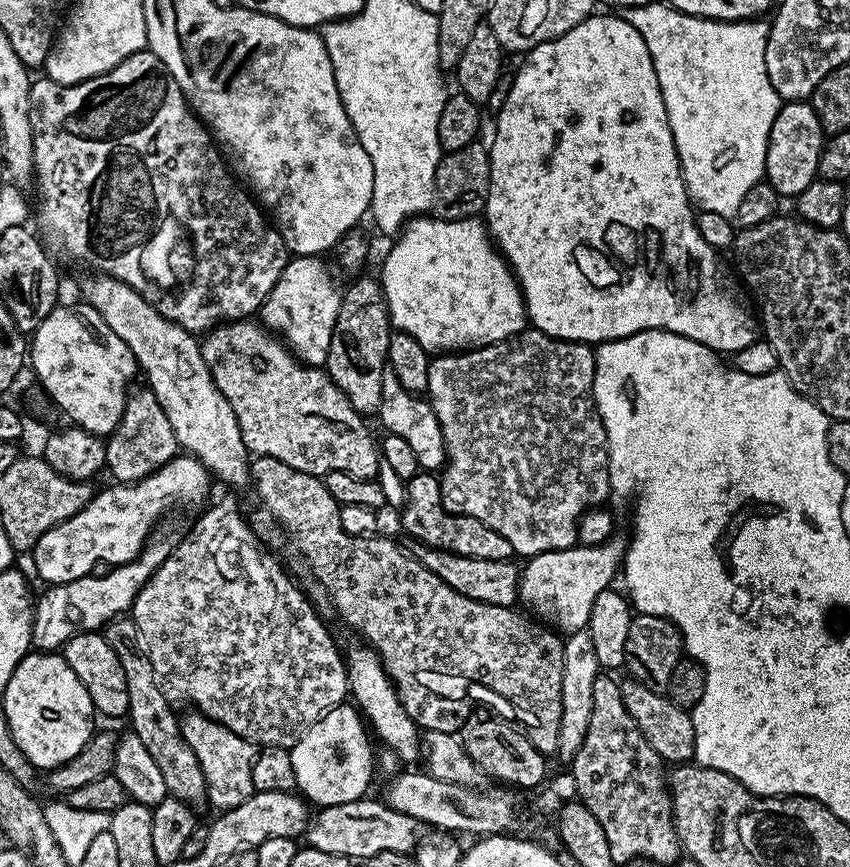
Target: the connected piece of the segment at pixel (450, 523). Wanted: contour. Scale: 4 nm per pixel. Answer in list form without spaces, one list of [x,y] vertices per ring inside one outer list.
[[[421,470],[416,473],[414,479],[407,481],[404,507],[399,516],[405,530],[413,536],[413,541],[427,544],[430,548],[453,552],[466,558],[513,559],[514,553],[510,542],[506,542],[502,534],[490,530],[490,526],[474,518],[458,516],[455,512],[445,510],[440,493],[440,481],[431,471]]]

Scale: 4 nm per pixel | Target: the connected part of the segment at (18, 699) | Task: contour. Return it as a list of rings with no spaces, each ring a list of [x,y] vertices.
[[[32,650],[18,662],[6,690],[2,694],[2,707],[10,722],[14,742],[26,754],[37,770],[51,770],[70,762],[94,731],[94,709],[86,686],[70,670],[63,655],[48,650]]]

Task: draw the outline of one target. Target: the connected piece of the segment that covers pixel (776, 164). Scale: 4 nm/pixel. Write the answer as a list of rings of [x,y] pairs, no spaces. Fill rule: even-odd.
[[[808,100],[781,103],[778,118],[774,118],[774,126],[770,126],[764,163],[764,180],[770,186],[774,186],[781,198],[795,198],[802,194],[802,190],[806,190],[806,186],[810,186],[810,182],[818,179],[818,162],[825,139],[822,122],[818,122],[818,114],[814,114]]]

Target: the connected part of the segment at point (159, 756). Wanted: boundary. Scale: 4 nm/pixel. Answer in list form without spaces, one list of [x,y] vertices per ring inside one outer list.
[[[118,616],[104,625],[102,635],[114,654],[118,654],[118,662],[122,662],[122,670],[126,674],[126,691],[130,694],[130,706],[126,717],[130,722],[130,731],[142,738],[142,746],[154,758],[158,770],[162,770],[162,778],[166,781],[169,796],[186,802],[194,810],[200,810],[208,804],[208,783],[206,774],[202,774],[202,766],[198,766],[198,758],[194,750],[190,750],[190,742],[180,729],[181,717],[176,716],[174,709],[168,705],[165,685],[156,675],[150,658],[144,652],[144,643],[140,640],[138,626],[127,616]]]

